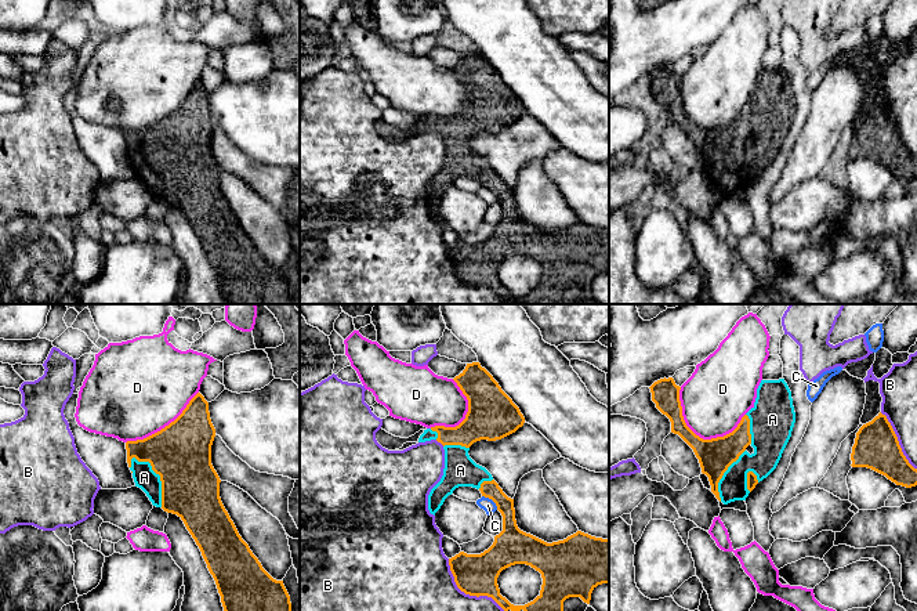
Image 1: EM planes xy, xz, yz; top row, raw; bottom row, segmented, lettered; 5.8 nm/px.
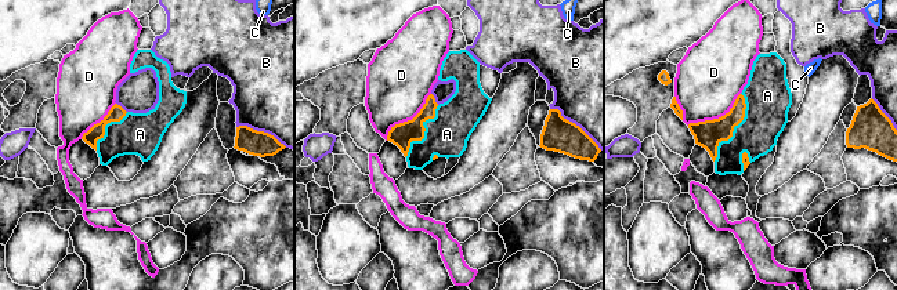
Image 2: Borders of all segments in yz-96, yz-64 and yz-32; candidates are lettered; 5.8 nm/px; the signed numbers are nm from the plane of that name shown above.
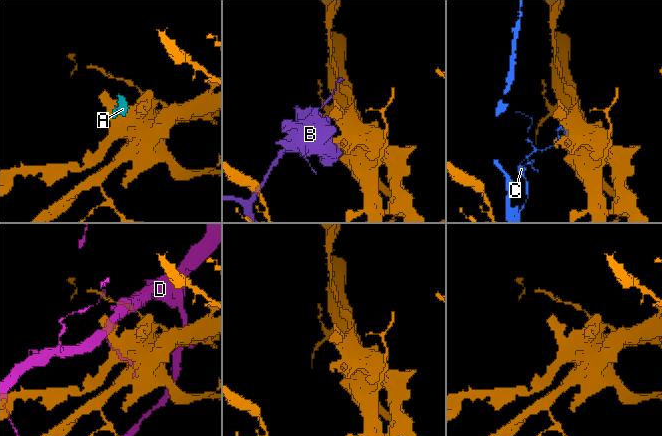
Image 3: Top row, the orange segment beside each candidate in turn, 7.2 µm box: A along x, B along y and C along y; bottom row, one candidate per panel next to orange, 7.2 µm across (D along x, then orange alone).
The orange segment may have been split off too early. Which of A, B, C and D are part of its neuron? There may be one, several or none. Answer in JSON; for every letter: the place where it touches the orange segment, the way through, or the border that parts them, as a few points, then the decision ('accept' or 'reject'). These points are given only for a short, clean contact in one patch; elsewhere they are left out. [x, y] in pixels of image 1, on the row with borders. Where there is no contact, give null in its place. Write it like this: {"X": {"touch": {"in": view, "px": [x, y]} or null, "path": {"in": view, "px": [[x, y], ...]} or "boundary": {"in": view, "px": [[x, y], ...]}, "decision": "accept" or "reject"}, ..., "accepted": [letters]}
{"A": {"touch": {"in": "xy", "px": [160, 477]}, "decision": "accept"}, "B": {"touch": {"in": "xz", "px": [467, 593]}, "decision": "reject"}, "C": {"touch": {"in": "xz", "px": [492, 499]}, "decision": "reject"}, "D": {"touch": {"in": "yz", "px": [698, 436]}, "decision": "reject"}, "accepted": ["A"]}

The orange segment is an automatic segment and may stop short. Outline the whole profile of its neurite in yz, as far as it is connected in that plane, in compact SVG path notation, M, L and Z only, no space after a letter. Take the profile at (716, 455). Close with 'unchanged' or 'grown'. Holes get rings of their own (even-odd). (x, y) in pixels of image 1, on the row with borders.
M673 377L660 379L649 388L656 408L670 419L671 433L678 434L693 449L702 473L708 477L711 492L724 505L746 500L755 485L776 469L795 423L791 391L784 379L761 380L754 406L737 427L724 437L711 440L700 438L686 426L679 401L681 387Z; grown

